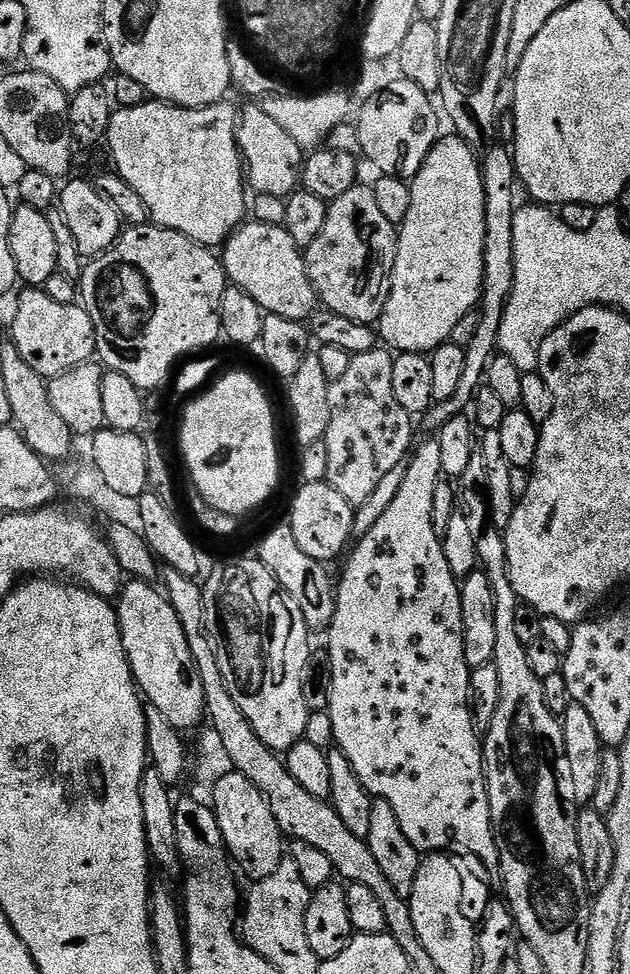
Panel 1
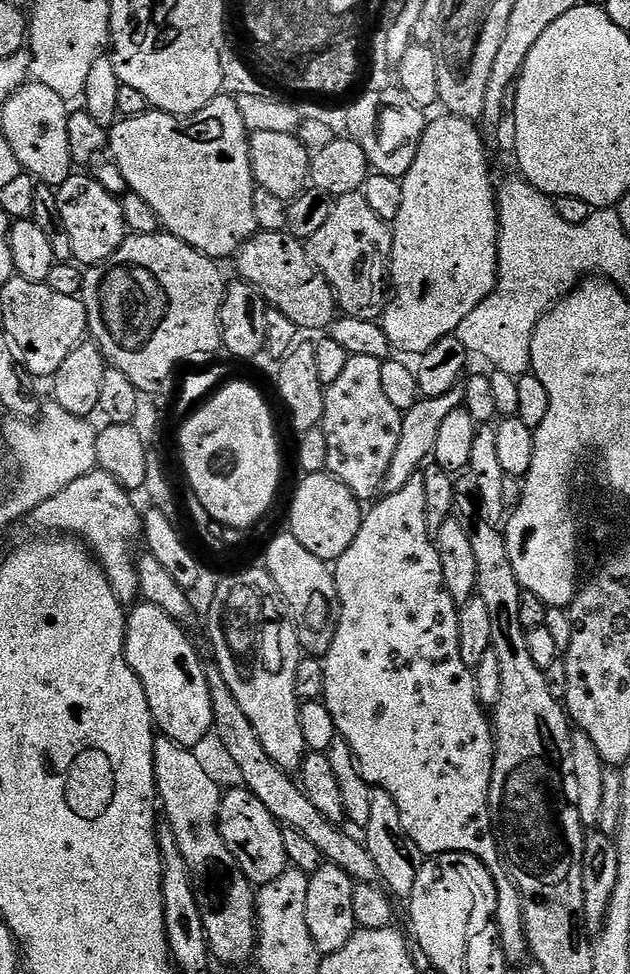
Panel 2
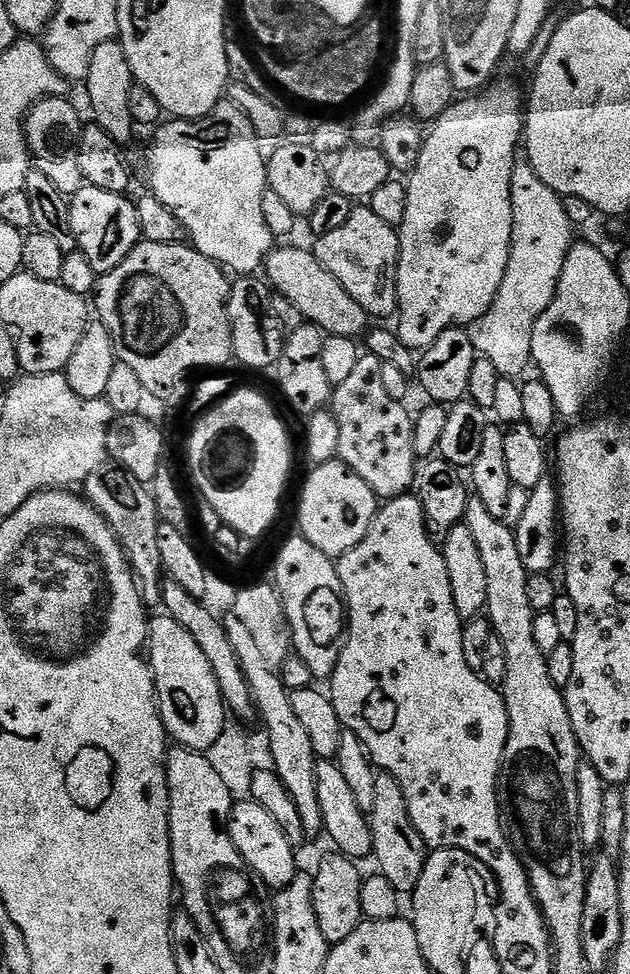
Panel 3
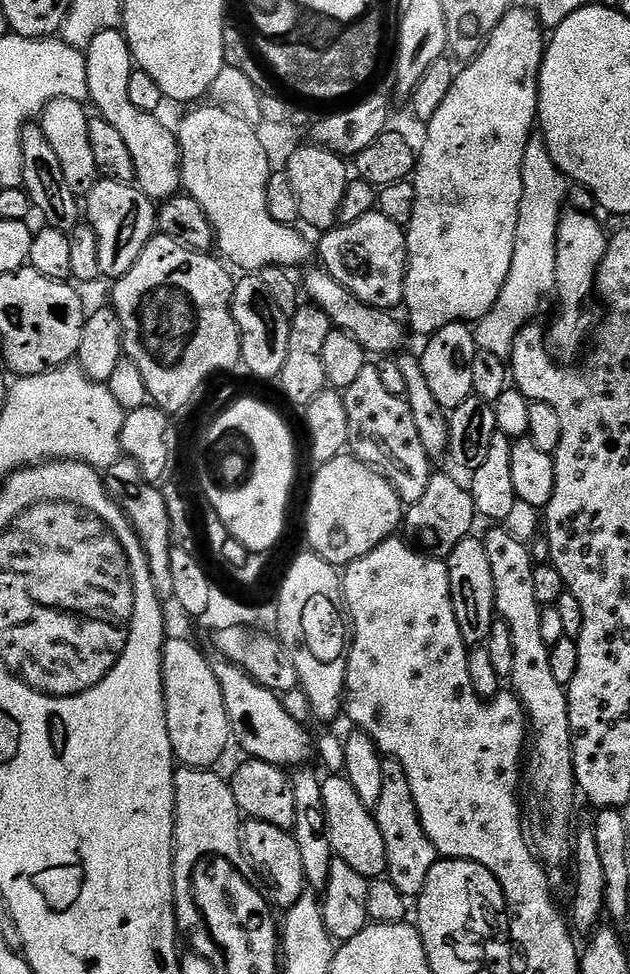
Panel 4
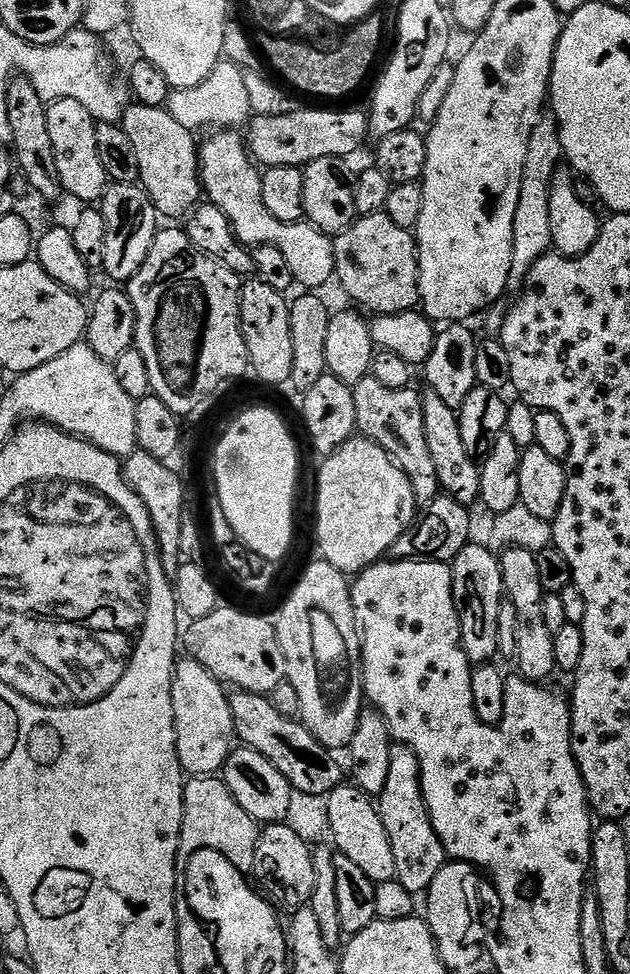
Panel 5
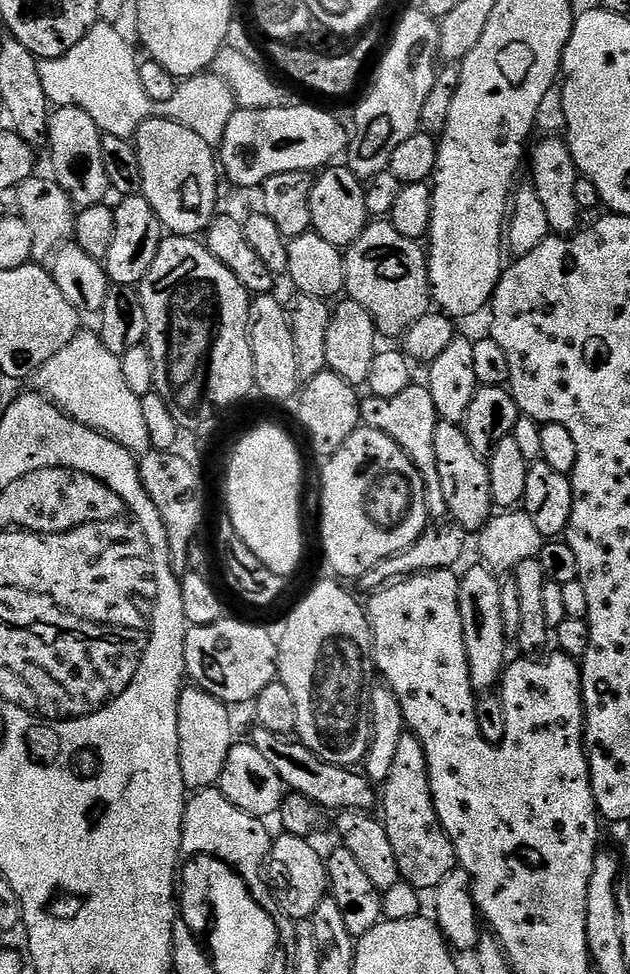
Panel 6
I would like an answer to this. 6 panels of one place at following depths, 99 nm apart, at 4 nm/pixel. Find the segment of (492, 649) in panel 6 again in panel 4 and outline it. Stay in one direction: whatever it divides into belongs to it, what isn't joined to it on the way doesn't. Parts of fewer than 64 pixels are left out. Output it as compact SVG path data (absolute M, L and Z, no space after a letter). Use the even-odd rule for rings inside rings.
M470 534L446 558L452 605L456 611L456 626L462 630L462 638L469 646L487 645L488 635L494 623L496 595L494 594L494 574L490 570L490 558L486 558L483 539Z

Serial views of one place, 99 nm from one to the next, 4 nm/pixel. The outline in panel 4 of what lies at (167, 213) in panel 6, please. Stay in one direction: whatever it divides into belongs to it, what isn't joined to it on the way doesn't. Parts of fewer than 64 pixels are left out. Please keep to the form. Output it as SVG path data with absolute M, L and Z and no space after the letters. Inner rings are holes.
M120 28L102 30L102 34L98 34L88 44L86 82L91 107L100 111L97 112L99 119L110 122L110 126L122 134L122 142L126 142L126 150L130 150L130 158L133 159L135 183L140 191L153 202L171 200L182 188L178 136L173 129L171 132L166 125L159 124L153 113L134 110L134 105L130 103L130 93L126 91L130 87L133 70L132 51Z

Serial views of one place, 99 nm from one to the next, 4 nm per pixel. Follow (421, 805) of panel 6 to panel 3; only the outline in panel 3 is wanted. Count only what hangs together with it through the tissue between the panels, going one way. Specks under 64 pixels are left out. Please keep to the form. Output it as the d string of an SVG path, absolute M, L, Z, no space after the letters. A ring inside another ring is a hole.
M377 775L374 806L376 809L370 813L372 856L380 867L377 868L379 875L384 876L396 892L410 894L418 886L418 878L422 878L430 849L422 834L418 834L414 822L410 822L410 810L406 810L406 798L402 798L402 786L398 786L394 777Z

